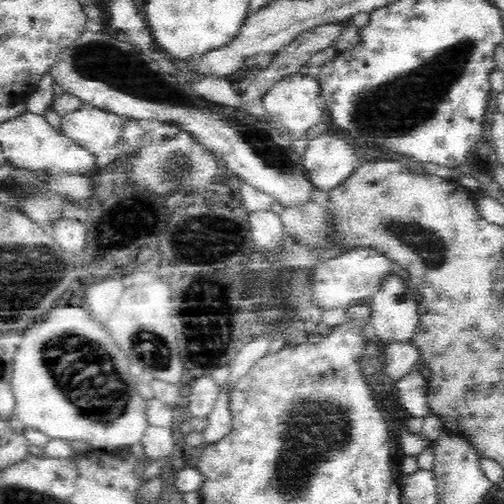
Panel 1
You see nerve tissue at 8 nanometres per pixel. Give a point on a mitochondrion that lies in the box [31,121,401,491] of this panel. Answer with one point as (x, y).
(73, 359)

